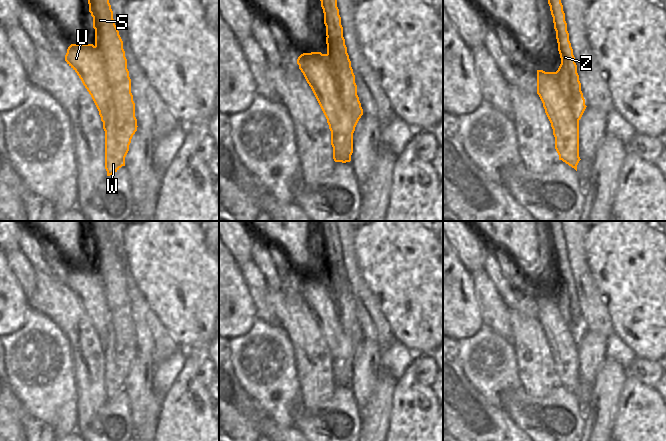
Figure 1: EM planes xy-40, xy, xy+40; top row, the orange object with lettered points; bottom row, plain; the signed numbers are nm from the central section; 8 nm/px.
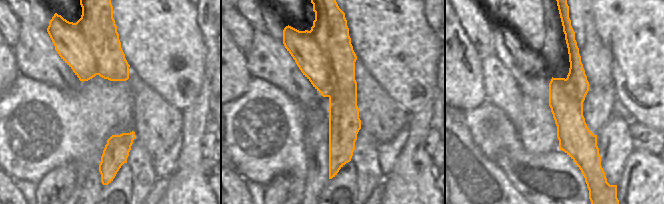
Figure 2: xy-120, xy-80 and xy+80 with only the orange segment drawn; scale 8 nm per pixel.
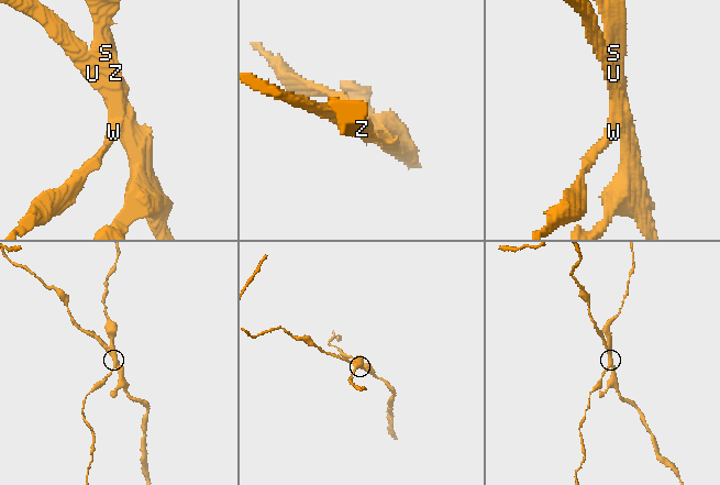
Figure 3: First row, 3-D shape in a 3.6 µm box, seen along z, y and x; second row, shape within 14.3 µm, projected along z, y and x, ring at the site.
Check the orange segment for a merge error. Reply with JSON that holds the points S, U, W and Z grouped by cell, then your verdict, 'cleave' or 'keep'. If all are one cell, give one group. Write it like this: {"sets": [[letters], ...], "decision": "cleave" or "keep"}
{"sets": [["S", "W", "Z"], ["U"]], "decision": "cleave"}

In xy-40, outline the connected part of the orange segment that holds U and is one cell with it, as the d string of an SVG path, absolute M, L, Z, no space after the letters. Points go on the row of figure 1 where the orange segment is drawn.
M71 44L67 49L65 61L77 73L91 95L104 124L113 97L105 63L97 48L93 44Z

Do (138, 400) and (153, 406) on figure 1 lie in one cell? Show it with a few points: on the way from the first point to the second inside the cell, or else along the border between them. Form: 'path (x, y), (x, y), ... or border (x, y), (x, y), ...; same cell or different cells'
border (152, 393), (147, 399), (143, 421), (139, 425); different cells

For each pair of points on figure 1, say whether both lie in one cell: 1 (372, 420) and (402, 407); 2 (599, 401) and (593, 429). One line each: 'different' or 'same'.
1: different
2: same

